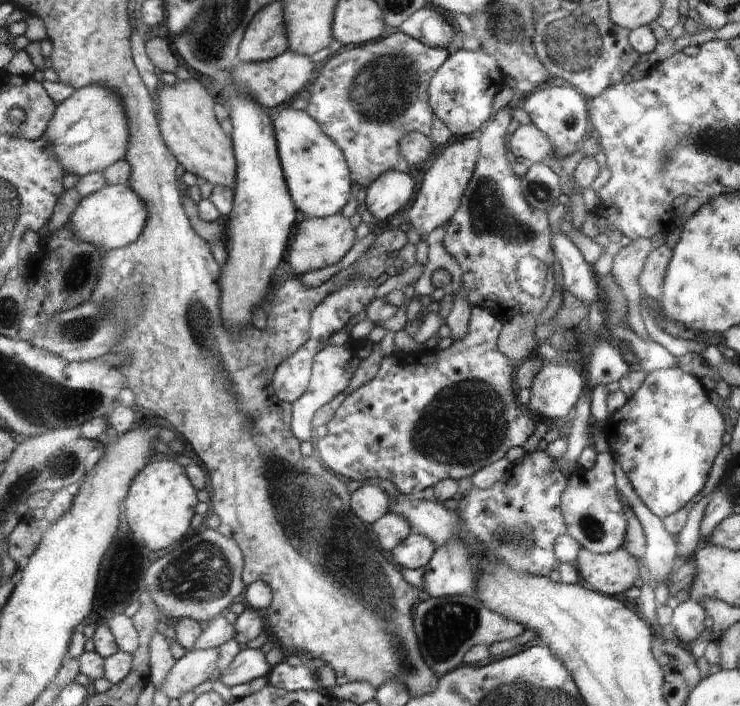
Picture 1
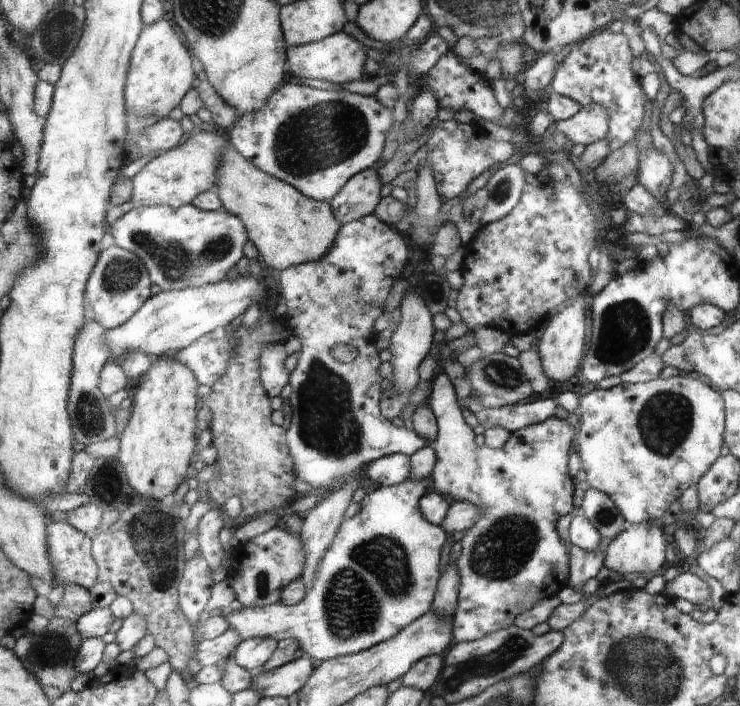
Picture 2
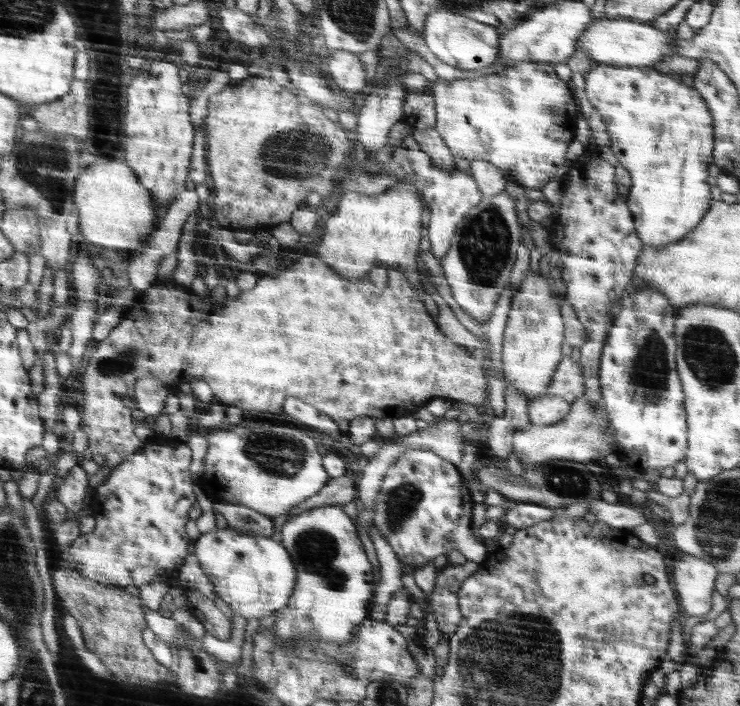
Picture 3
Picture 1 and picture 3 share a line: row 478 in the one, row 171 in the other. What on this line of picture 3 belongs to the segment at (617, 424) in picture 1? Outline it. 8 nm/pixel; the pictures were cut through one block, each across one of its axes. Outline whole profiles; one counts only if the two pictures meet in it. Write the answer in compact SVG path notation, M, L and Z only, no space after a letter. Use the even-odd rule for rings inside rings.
M601 63L595 64L590 73L585 78L585 91L588 100L592 106L596 108L600 116L602 116L602 122L606 125L608 135L610 135L610 150L614 152L620 165L624 166L632 177L632 184L630 186L630 192L627 195L629 197L629 209L633 210L634 218L636 219L635 226L637 234L641 237L641 241L644 246L659 246L669 245L673 242L677 242L681 238L684 238L689 232L692 232L700 222L703 220L706 210L710 208L710 186L706 184L708 180L708 164L713 161L714 157L714 118L709 110L708 103L705 102L704 97L696 87L690 88L684 84L684 78L681 80L674 80L667 74L650 69L636 69L636 68L620 68L615 65L604 65Z

